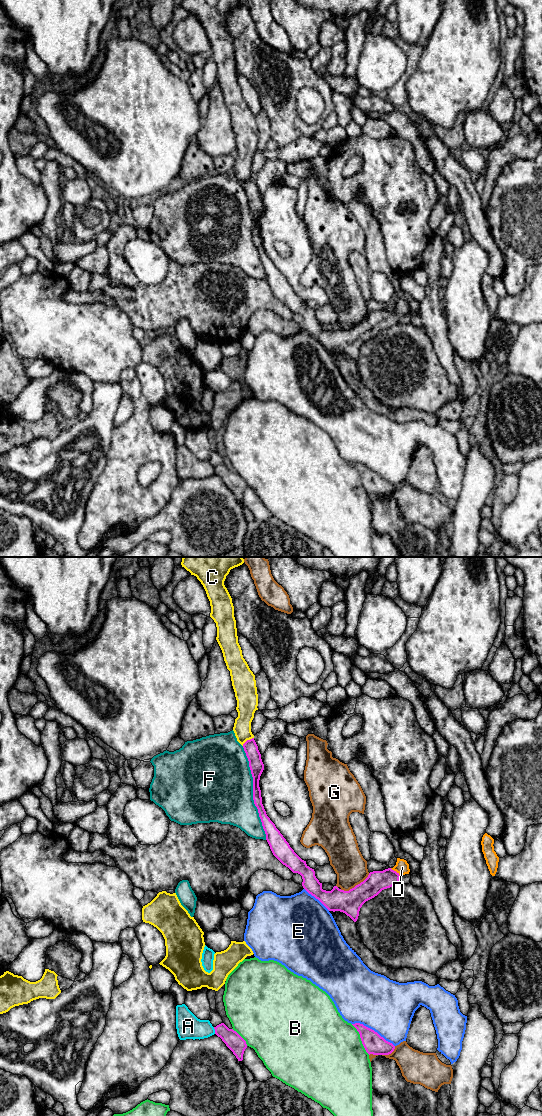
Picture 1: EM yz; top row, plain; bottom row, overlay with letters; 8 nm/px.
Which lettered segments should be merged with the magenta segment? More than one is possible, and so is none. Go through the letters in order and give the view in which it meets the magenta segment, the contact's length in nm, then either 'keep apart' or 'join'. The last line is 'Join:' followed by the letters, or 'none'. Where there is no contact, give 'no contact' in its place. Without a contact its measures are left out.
A: meets magenta in yz; contact 60 nm long; keep apart
B: meets magenta in yz; contact 280 nm long; keep apart
C: meets magenta in yz; contact 120 nm long; keep apart
D: meets magenta in yz; contact 110 nm long; join
E: meets magenta in yz; contact 400 nm long; keep apart
F: meets magenta in yz; contact 800 nm long; keep apart
G: meets magenta in yz; contact 280 nm long; keep apart
Join: D

